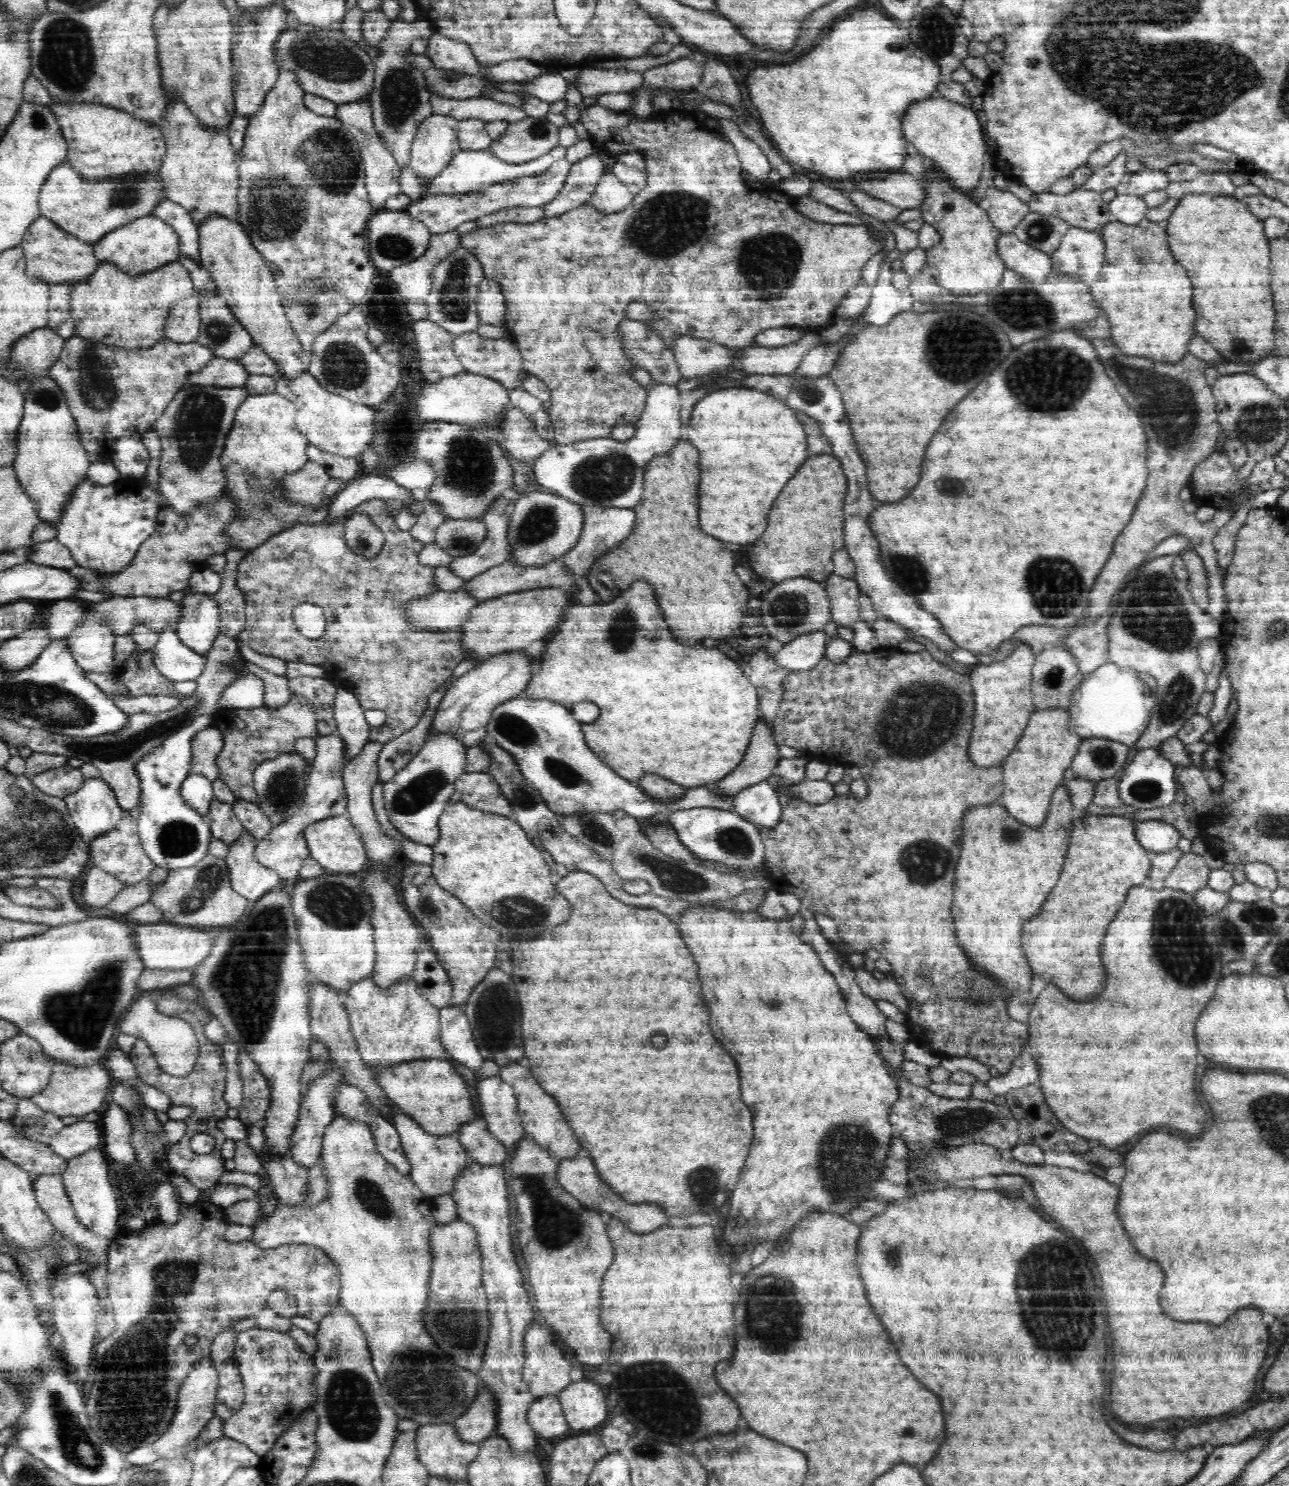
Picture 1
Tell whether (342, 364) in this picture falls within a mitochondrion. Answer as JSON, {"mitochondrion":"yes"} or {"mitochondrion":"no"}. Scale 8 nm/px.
{"mitochondrion":"yes"}

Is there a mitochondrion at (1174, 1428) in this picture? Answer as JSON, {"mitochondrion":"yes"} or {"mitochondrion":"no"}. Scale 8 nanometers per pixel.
{"mitochondrion":"no"}

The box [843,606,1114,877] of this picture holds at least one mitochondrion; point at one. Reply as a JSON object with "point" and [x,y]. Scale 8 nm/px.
{"point":[916,721]}

